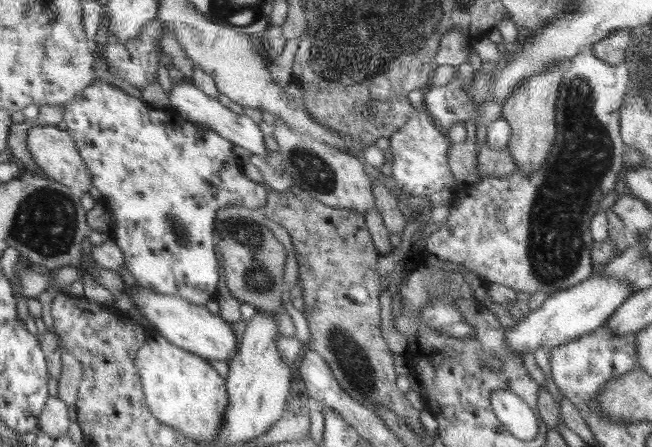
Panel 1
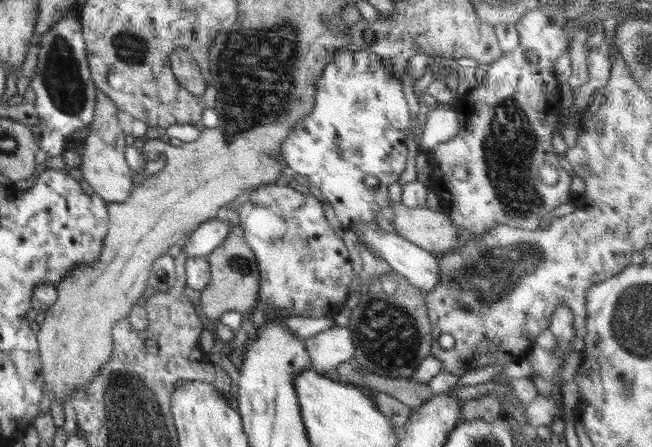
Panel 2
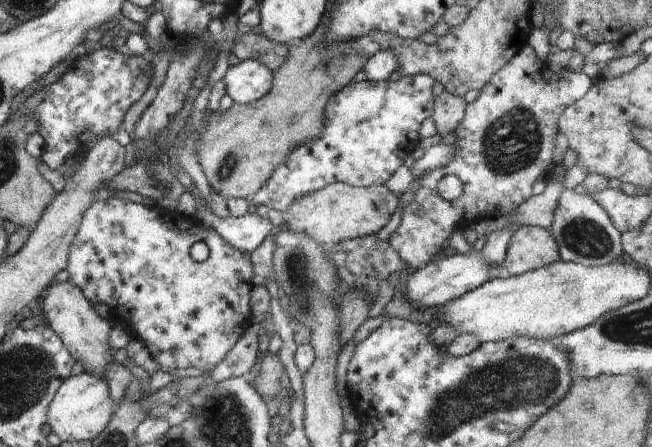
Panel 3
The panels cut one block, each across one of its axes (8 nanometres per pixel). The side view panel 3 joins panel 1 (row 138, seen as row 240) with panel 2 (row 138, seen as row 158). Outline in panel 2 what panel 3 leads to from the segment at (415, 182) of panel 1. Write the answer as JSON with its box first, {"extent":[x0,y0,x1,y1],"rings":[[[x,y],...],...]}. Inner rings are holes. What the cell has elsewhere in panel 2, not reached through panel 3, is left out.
{"extent":[427,9,571,236],"rings":[[[539,9],[527,10],[514,26],[519,35],[518,46],[491,62],[482,86],[467,92],[458,100],[455,109],[460,128],[456,136],[432,147],[431,153],[427,151],[431,168],[429,188],[438,195],[441,212],[448,215],[454,225],[477,236],[486,234],[486,231],[498,225],[520,230],[540,230],[542,218],[571,198],[571,177],[560,165],[552,148],[552,135],[561,128],[564,112],[560,83],[554,75],[554,64],[569,48],[567,30],[560,21],[546,16]],[[526,50],[534,50],[538,55],[534,65],[526,61]],[[544,164],[554,165],[560,176],[554,185],[548,185],[540,178],[538,169]]]}

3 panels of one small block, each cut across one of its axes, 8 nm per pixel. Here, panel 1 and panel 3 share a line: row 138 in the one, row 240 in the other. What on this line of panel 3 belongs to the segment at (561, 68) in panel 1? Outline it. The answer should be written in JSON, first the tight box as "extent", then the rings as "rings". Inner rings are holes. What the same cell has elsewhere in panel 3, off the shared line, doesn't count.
{"extent":[503,225,560,276],"rings":[[[522,225],[510,237],[503,267],[510,276],[520,276],[560,259],[556,241],[549,229]]]}

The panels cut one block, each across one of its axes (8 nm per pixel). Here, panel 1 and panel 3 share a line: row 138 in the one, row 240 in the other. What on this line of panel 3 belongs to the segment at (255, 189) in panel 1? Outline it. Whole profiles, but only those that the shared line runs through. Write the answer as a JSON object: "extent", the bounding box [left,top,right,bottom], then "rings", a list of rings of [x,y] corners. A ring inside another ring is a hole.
{"extent":[66,196,254,374],"rings":[[[114,196],[103,201],[96,201],[90,205],[90,208],[82,215],[78,232],[71,242],[69,250],[69,261],[66,270],[70,273],[69,282],[77,286],[82,294],[91,304],[106,304],[110,312],[113,313],[111,319],[113,324],[123,326],[128,333],[142,342],[142,346],[148,348],[152,358],[160,364],[164,372],[172,372],[177,368],[202,368],[207,374],[214,368],[227,354],[238,339],[244,334],[244,331],[253,323],[251,315],[251,290],[254,287],[252,280],[254,269],[249,253],[242,252],[227,243],[223,236],[215,230],[205,227],[200,220],[189,216],[184,216],[177,211],[162,210],[157,206],[147,207],[146,204],[131,198],[130,196]],[[198,241],[204,241],[209,247],[209,256],[202,262],[197,262],[190,255],[190,247]]]}

